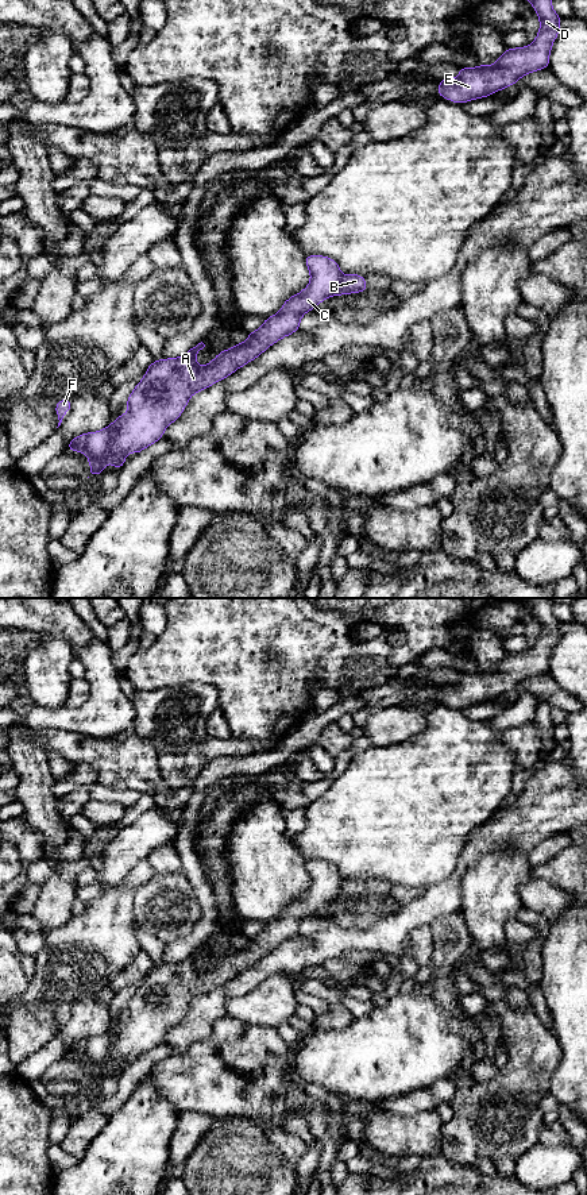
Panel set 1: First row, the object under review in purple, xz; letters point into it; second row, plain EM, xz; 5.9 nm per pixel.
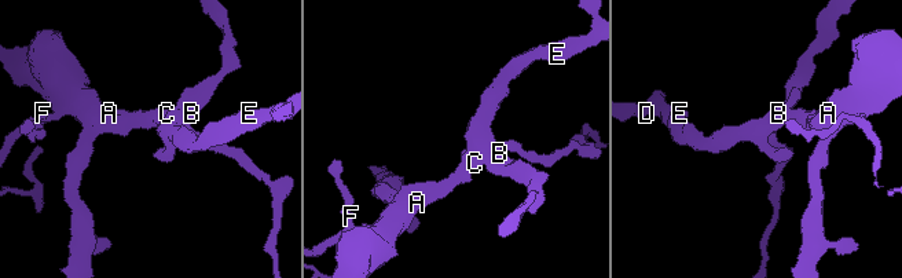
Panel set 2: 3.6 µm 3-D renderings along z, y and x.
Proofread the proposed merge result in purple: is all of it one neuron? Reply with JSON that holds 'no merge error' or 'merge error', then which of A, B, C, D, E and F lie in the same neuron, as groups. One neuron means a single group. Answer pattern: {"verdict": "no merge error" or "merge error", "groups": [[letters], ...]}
{"verdict": "merge error", "groups": [["A", "C", "D", "E", "F"], ["B"]]}

